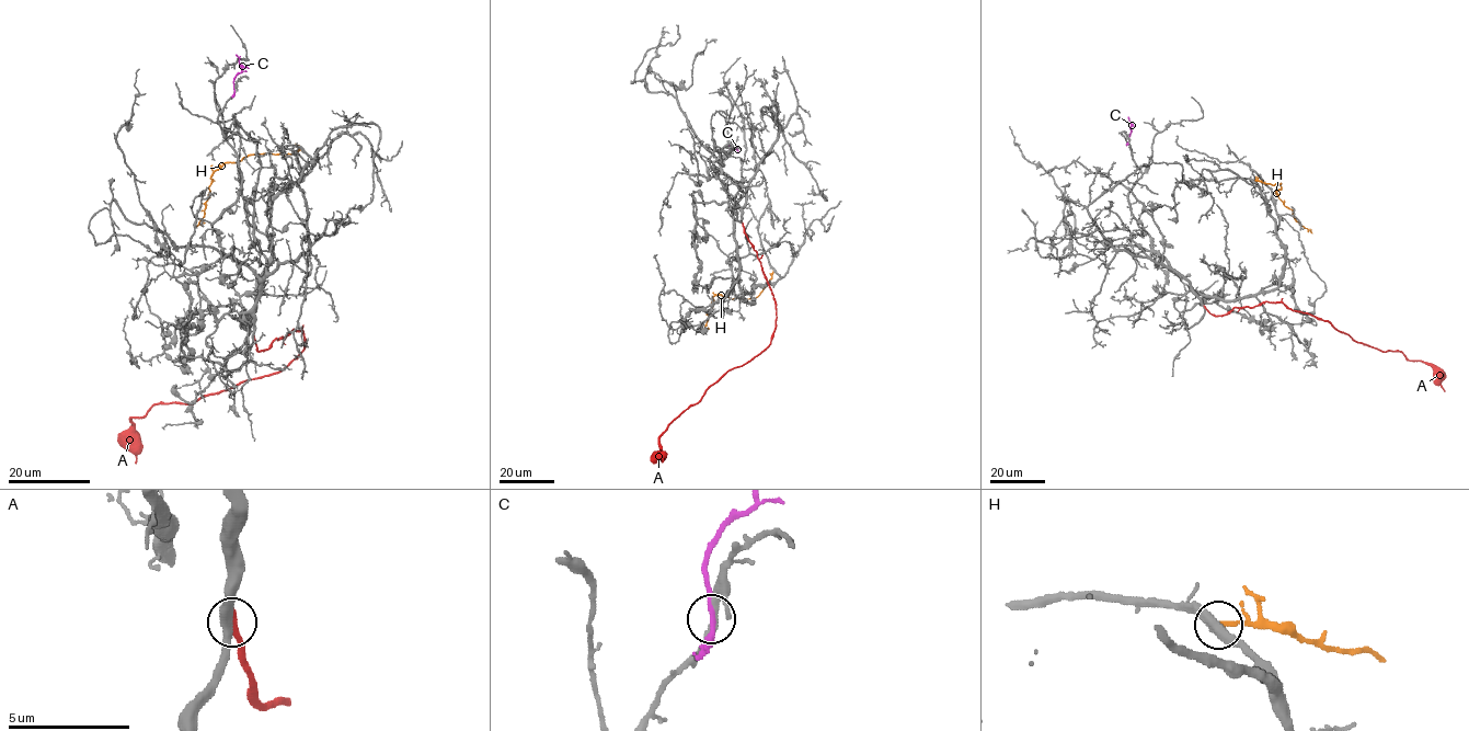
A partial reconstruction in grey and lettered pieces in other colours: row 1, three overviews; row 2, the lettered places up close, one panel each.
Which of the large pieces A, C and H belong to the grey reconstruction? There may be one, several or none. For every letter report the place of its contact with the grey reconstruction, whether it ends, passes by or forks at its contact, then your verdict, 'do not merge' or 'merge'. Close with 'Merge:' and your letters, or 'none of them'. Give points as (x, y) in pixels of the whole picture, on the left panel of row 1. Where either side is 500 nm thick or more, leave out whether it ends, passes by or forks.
A: contact (253, 338); it ends; merge
C: contact (234, 91); it passes by; do not merge
H: contact (301, 149); it ends; do not merge
Merge: A

